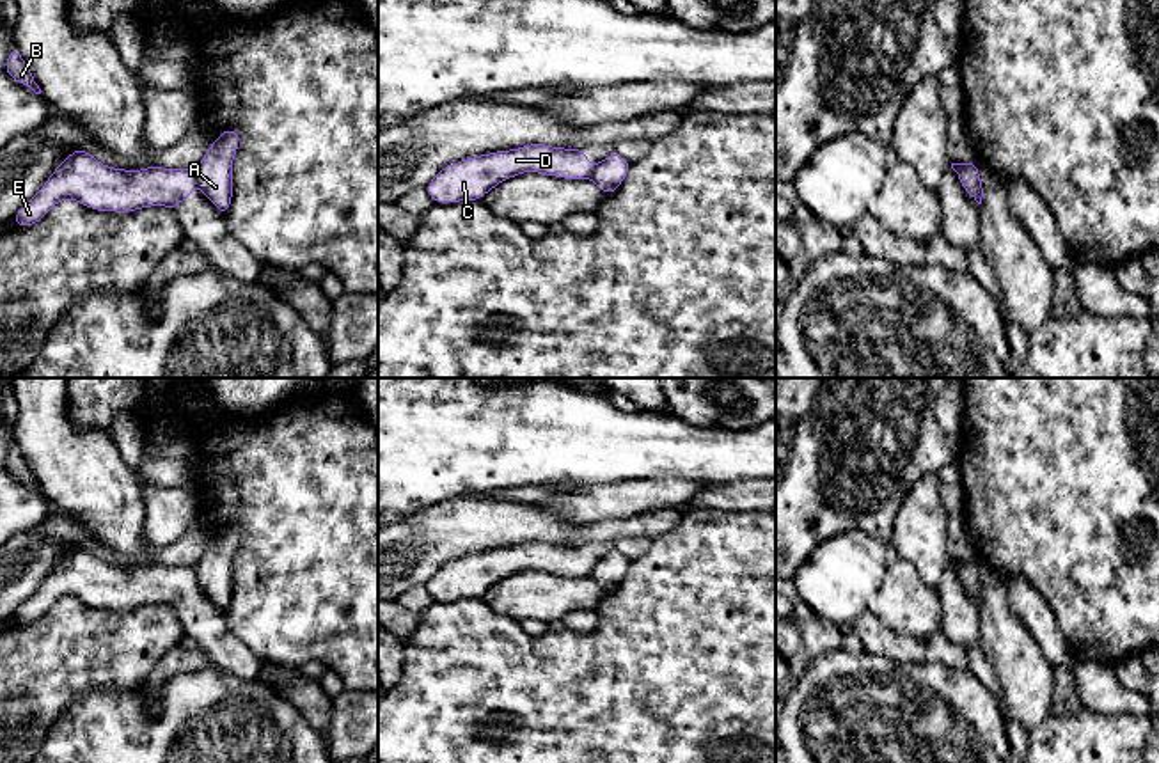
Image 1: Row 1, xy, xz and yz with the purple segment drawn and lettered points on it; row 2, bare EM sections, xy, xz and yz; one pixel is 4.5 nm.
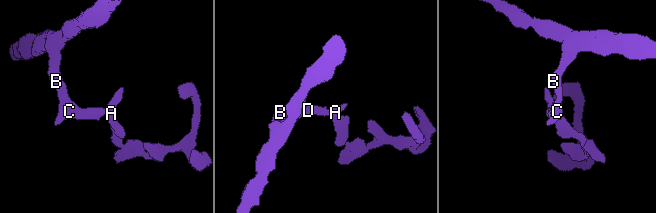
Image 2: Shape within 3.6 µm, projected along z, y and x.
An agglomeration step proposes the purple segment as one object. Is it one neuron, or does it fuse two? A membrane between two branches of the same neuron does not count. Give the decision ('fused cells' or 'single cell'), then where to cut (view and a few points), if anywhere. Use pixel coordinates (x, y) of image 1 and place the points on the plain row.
fused cells; cut xy (194, 572), (197, 581)

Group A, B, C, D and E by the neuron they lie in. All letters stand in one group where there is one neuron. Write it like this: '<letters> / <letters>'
A / B C D E

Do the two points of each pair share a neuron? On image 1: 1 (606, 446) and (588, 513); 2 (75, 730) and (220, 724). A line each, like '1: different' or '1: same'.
1: different
2: same

